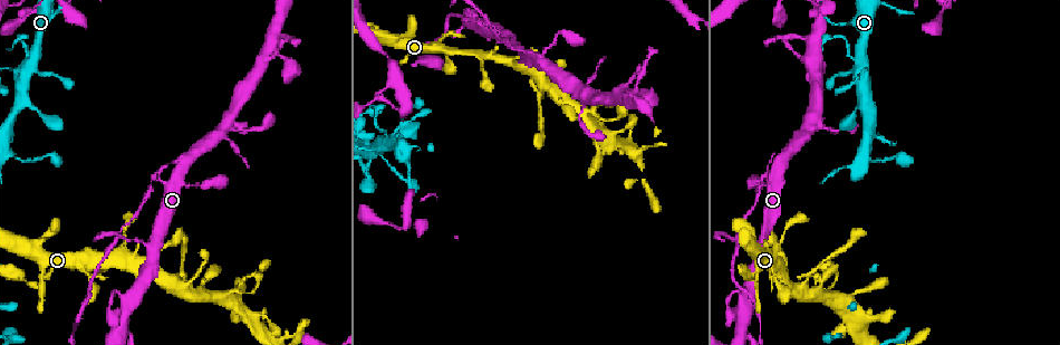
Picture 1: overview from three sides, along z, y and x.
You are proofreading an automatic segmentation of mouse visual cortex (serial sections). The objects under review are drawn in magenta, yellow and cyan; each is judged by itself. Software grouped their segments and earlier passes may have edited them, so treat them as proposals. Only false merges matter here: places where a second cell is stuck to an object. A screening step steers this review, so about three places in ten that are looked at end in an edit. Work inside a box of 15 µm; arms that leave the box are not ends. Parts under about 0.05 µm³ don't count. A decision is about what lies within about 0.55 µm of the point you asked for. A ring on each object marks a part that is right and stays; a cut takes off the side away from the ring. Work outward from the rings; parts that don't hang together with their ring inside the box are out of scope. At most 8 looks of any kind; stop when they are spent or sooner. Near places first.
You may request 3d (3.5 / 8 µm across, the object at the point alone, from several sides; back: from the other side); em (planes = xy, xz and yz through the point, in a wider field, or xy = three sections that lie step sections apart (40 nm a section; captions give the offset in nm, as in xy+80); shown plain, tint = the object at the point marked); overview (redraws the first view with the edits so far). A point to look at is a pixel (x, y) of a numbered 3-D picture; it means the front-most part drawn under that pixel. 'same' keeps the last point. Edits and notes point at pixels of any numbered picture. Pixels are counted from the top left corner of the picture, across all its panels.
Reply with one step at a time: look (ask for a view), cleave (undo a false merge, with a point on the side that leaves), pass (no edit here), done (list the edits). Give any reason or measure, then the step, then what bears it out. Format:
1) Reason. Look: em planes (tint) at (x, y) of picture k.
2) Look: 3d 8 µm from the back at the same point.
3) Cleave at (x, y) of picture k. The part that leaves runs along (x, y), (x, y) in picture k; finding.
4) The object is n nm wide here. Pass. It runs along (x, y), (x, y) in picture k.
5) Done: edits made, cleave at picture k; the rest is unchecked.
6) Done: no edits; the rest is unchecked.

Two arms in line, one across. Look: 3d 3.5 µm from the back at (512, 41) of picture 1.

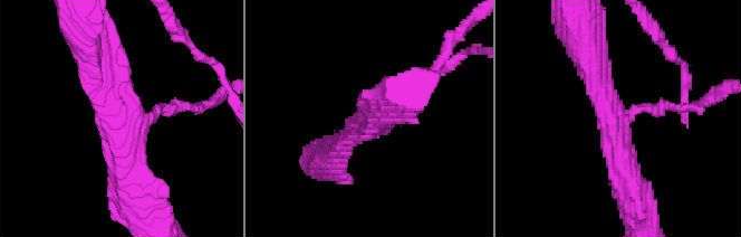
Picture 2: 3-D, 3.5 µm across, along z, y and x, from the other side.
3 arms meet here; the arms are 150, 350, 400 nm wide. Look: em xy step 2 (tint) at (116, 117) of picture 2.

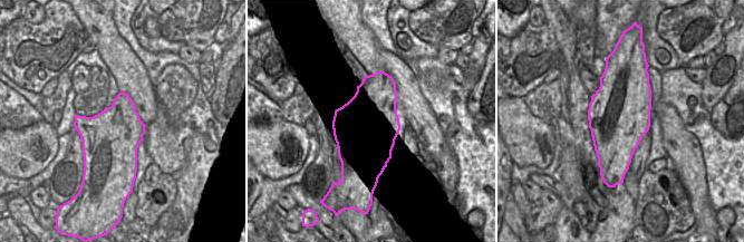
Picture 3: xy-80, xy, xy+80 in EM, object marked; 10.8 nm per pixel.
The object is 700 nm wide here. Pass. It runs along (90, 57), (114, 102), (132, 187) in picture 2; all the same cell.

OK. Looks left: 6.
Calibre changes. Look: 3d 3.5 µm at (158, 178) of picture 1.

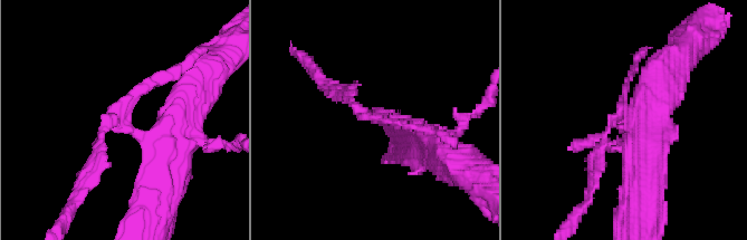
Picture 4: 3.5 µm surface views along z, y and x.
The arms are 150, 500 nm wide. Look: em planes (tint) at (624, 127) of picture 4.

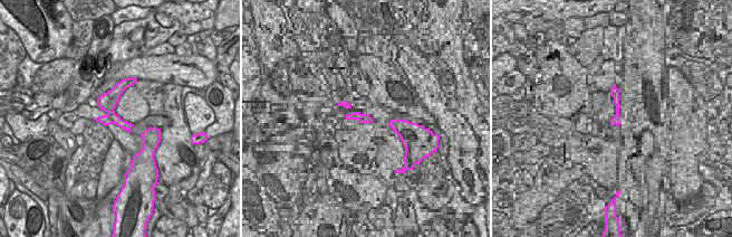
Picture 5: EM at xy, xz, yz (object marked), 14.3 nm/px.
Look: em xy step 2 (tint) at the same point.

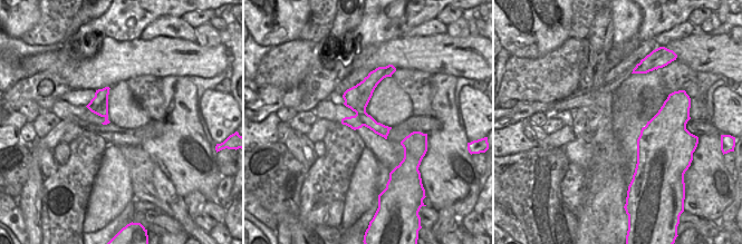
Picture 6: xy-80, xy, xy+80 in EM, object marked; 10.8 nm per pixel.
Cleave at (99, 142) of picture 4. A second cell is stuck on.

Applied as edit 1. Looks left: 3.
Abrupt turn. Look: 3d 3.5 µm at (38, 285) of picture 1.

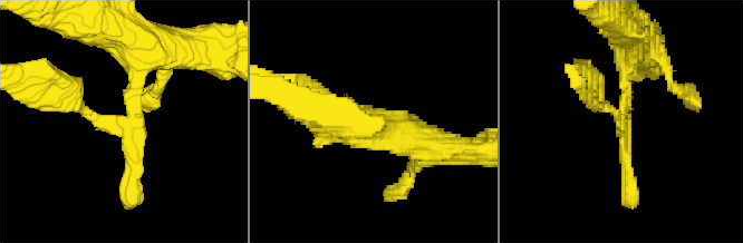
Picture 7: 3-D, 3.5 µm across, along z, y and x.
Shape alone is not enough. Look: em planes (tint) at (124, 128) of picture 7.

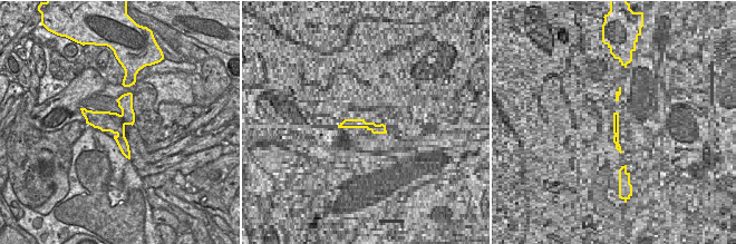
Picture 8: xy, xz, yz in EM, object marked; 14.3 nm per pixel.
Another direction. Look: em xy step 5 (tint) at the same point.

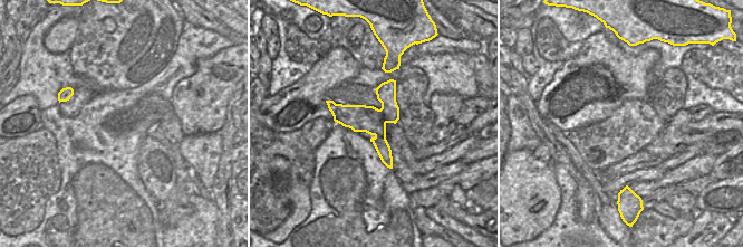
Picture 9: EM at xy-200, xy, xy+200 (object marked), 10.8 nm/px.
Cleave at (88, 115) of picture 7. The part that leaves runs along (129, 124), (96, 120), (51, 76) in picture 7; a second cell is stuck on.

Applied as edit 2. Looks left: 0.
Done: edits made, cleave at picture 4, cleave at picture 7; the rest is unchecked.

